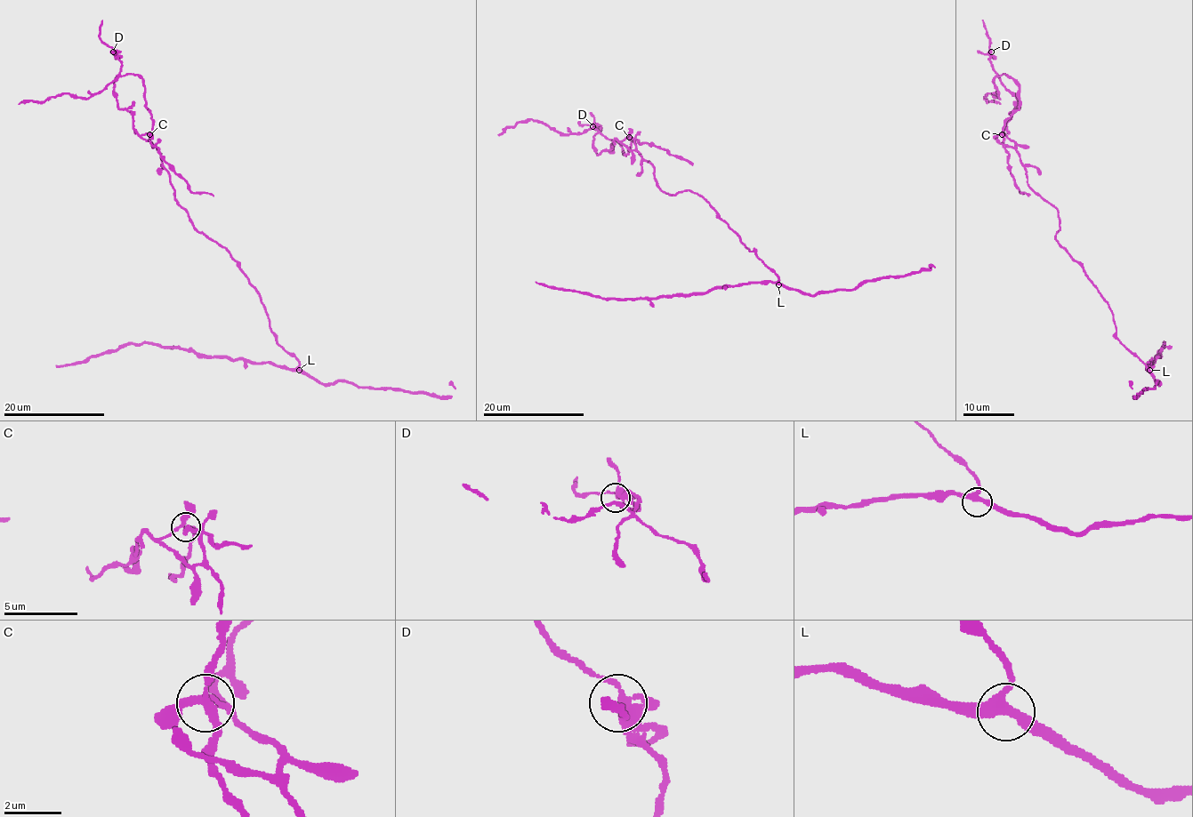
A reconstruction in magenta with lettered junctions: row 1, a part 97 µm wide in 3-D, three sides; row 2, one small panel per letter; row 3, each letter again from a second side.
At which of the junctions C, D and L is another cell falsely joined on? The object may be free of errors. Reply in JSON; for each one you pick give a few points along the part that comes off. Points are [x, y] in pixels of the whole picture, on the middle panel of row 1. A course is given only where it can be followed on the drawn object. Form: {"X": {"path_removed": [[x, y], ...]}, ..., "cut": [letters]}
{"C": {"path_removed": [[630, 138], [631, 148], [624, 154], [616, 141], [594, 129], [560, 133], [527, 120], [497, 135]]}, "cut": ["C"]}

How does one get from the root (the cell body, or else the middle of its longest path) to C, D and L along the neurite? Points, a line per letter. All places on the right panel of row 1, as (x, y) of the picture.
C: (1077, 262), (1054, 239), (1059, 230), (1058, 210), (1028, 186), (1020, 154), (1013, 148), (1003, 145), (1003, 134)
D: (1077, 262), (1054, 239), (1058, 210), (1028, 186), (1015, 143), (1004, 134), (1019, 103), (994, 69), (991, 52)
L: (1077, 262), (1108, 305), (1117, 340), (1149, 370)

